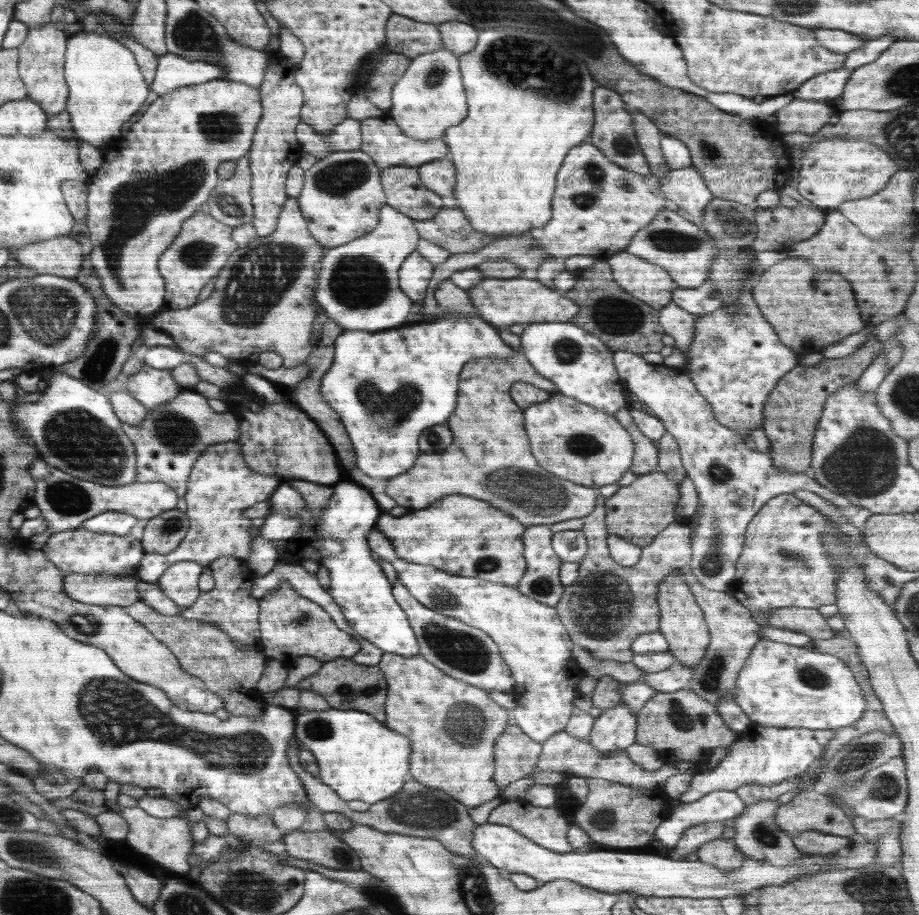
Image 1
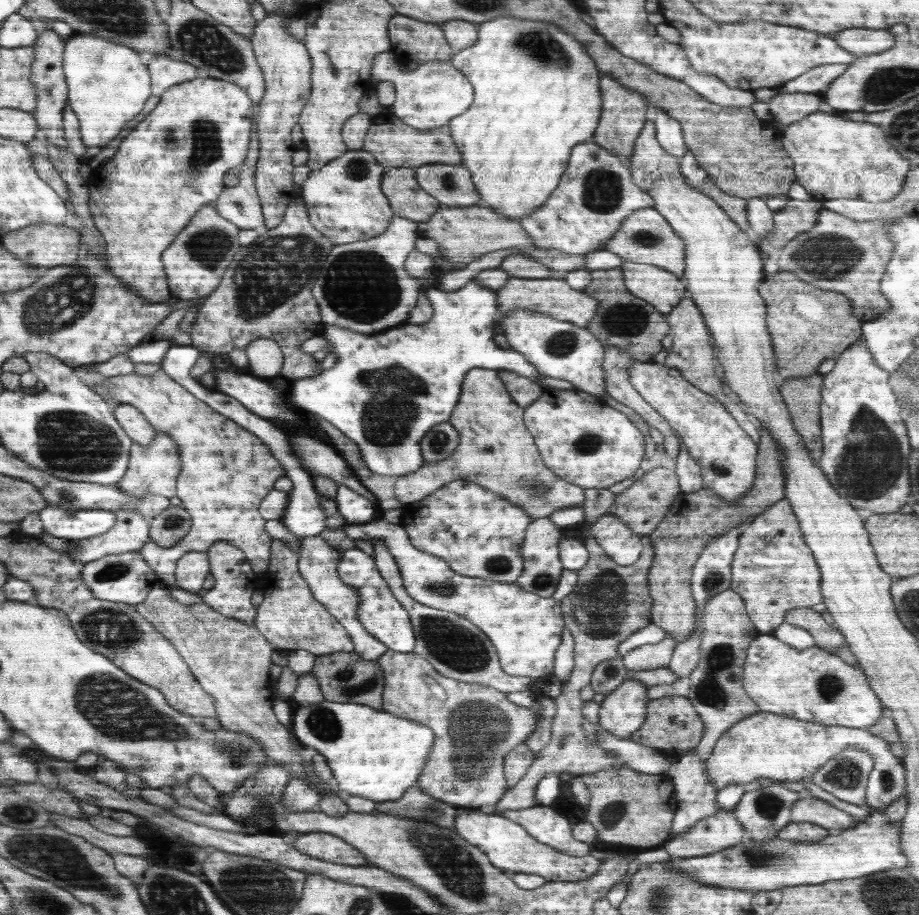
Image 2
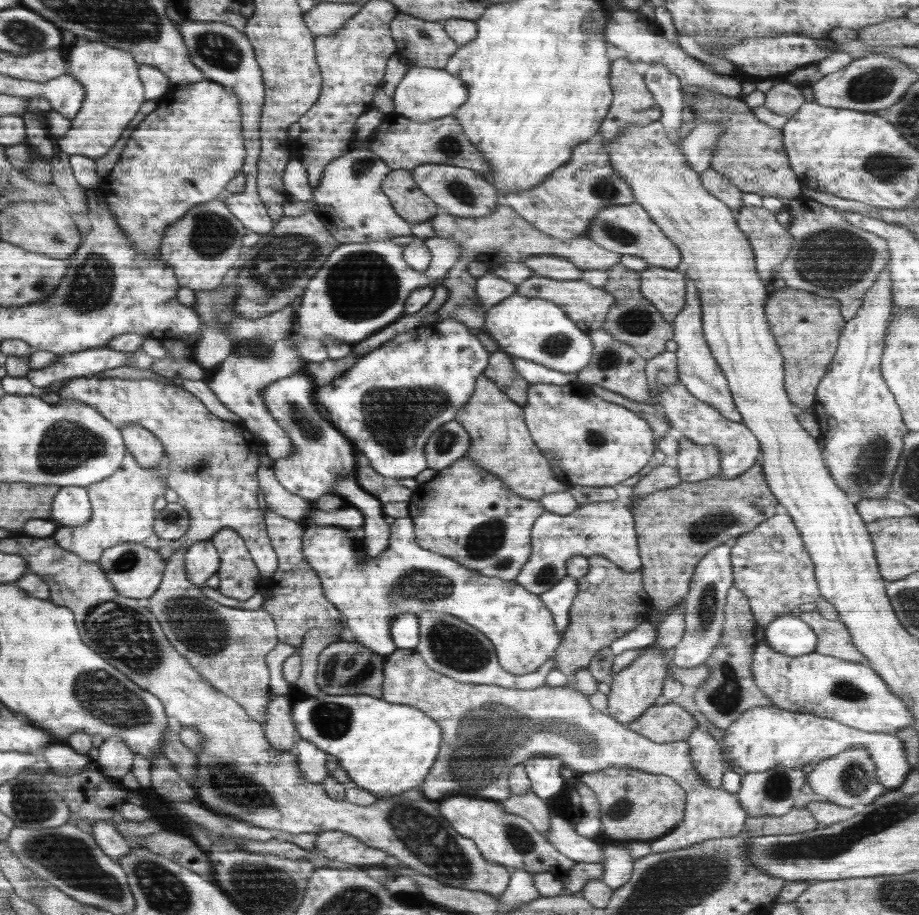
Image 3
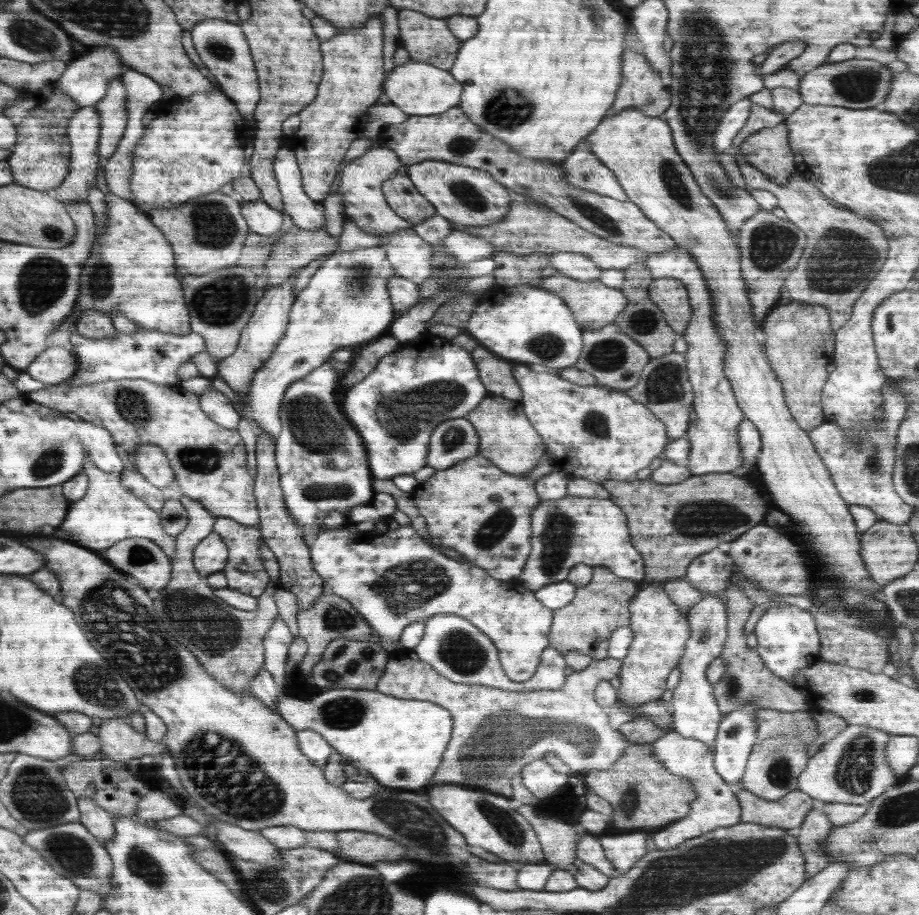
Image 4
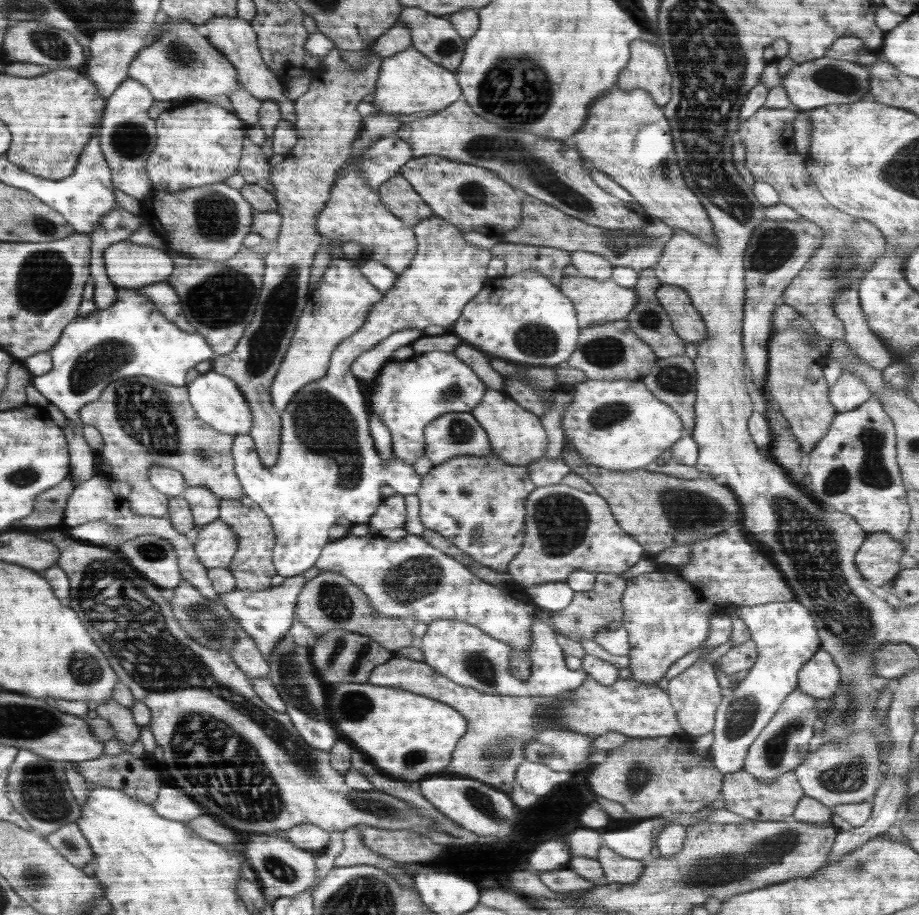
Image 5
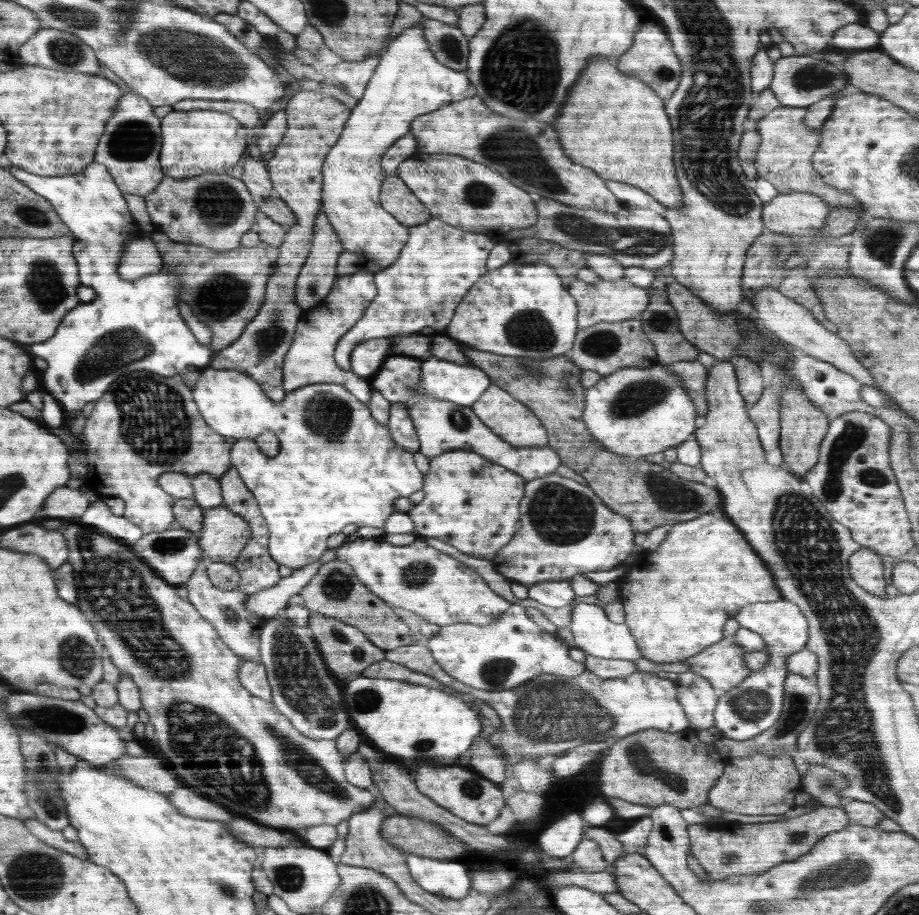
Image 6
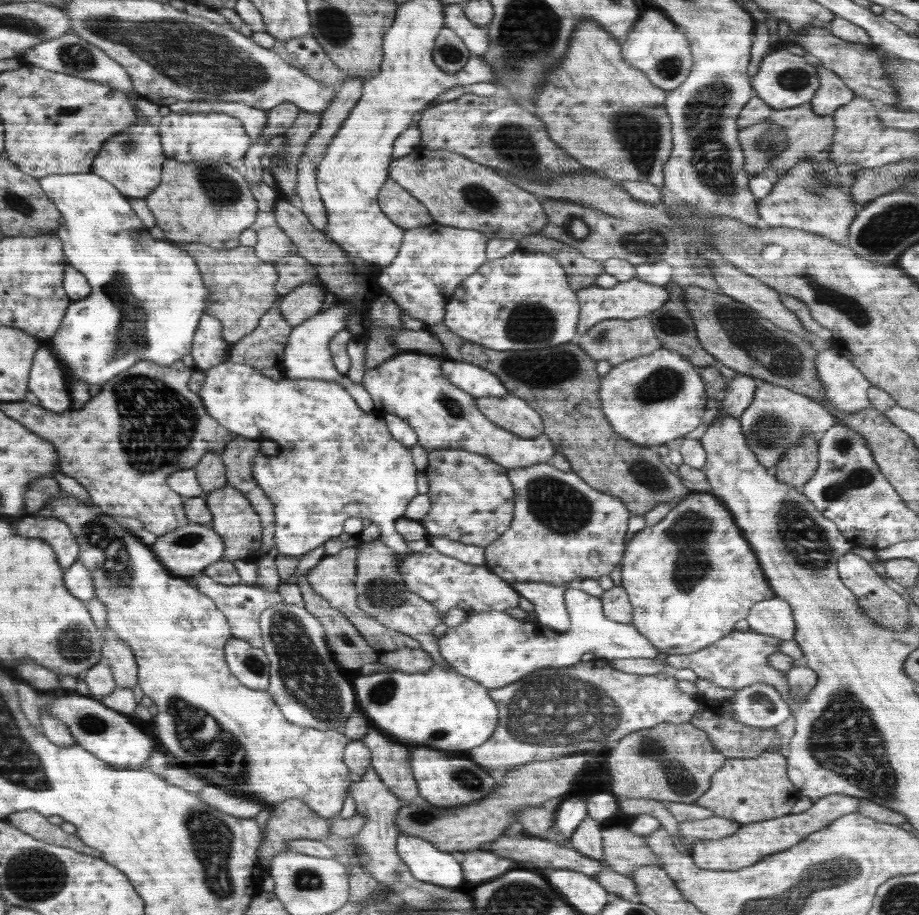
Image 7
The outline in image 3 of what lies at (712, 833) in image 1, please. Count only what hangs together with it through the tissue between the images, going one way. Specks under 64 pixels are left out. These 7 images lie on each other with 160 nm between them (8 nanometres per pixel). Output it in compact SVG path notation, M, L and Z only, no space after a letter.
M696 726L692 730L692 736L687 742L690 746L692 768L696 770L696 774L700 775L712 790L720 790L722 777L728 769L722 762L722 746L706 730L702 730L702 726Z

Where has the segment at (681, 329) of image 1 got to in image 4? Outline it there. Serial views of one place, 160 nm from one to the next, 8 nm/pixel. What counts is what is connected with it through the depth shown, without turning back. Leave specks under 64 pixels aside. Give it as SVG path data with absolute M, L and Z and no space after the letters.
M678 246L662 254L651 254L643 265L644 268L650 270L653 279L668 277L681 281L688 292L690 308L692 308L690 323L686 327L685 334L682 334L688 344L685 361L689 374L688 382L694 392L692 409L697 416L685 434L691 446L687 467L692 475L736 472L743 465L738 430L745 416L738 406L724 372L724 355L727 346L719 329L712 322L713 300L706 288L706 280L702 272L698 270L698 264L694 262L694 258L688 254L688 251Z

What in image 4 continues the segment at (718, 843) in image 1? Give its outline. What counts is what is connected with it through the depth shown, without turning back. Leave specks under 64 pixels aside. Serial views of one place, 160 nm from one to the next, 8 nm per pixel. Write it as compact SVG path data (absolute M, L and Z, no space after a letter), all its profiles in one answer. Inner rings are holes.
M413 649L390 653L384 672L376 689L382 694L394 695L396 698L425 700L443 706L452 715L452 733L442 762L436 769L428 786L434 784L464 784L476 786L482 790L490 790L498 795L508 798L512 795L511 778L519 774L527 765L536 760L543 759L546 754L553 753L570 767L574 772L588 772L594 770L608 770L612 764L628 750L632 743L628 743L622 734L610 730L608 718L604 710L595 701L595 690L598 683L619 676L620 660L609 656L605 659L594 659L582 671L574 671L566 677L564 686L558 690L530 690L528 692L512 692L492 686L465 685L452 682L438 674L427 662L414 656ZM670 732L656 740L652 744L652 756L674 775L680 775L687 778L692 783L692 788L696 792L696 801L690 805L690 811L681 819L668 826L656 830L650 836L649 842L656 849L671 849L680 846L689 838L696 838L720 827L732 826L741 822L740 803L736 799L736 794L742 790L741 784L736 783L730 786L722 780L722 777L716 773L713 764L713 748L708 744L684 738L680 734Z

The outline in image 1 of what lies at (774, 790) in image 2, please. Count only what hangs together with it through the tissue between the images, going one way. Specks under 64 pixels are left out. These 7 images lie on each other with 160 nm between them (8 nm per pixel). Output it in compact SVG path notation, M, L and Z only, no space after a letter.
M762 800L750 803L746 806L737 817L733 818L735 835L731 839L732 844L742 851L746 857L752 860L766 860L772 863L776 868L788 868L796 862L796 857L805 855L795 847L793 837L784 830L779 829L775 823L775 812L778 810L778 802L776 800Z

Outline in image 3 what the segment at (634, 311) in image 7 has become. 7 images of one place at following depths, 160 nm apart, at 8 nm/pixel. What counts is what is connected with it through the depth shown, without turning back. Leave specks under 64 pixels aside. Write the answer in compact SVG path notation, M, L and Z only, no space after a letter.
M536 276L524 280L516 286L516 293L530 298L541 298L550 302L555 302L572 322L578 326L578 329L586 333L593 330L602 329L606 315L610 311L610 306L614 304L615 298L608 294L602 287L590 286L588 282L582 280L554 280L554 278L544 278Z

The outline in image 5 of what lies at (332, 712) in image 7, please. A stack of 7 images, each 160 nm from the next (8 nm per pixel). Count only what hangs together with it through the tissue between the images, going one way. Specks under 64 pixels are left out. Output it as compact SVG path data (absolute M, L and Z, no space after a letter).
M289 632L282 636L274 648L267 658L269 677L286 705L287 716L291 718L298 735L308 746L312 746L314 750L329 752L340 738L332 726L328 697L324 694L322 682L310 661L310 648L296 644Z

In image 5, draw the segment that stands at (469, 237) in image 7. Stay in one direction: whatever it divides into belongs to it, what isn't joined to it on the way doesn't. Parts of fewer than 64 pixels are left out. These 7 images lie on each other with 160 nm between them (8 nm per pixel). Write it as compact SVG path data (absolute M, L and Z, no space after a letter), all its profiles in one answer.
M436 215L416 223L411 229L414 231L418 248L408 269L404 270L398 276L396 284L383 294L360 329L333 349L327 373L300 388L281 412L281 447L274 466L265 467L257 450L254 449L253 441L247 438L253 418L245 396L232 378L210 370L200 373L187 386L192 408L197 415L214 430L234 434L238 438L231 450L235 457L235 473L242 483L244 494L270 519L275 534L272 562L276 572L283 577L296 576L315 565L323 546L329 541L328 531L337 524L338 518L346 518L351 524L368 524L384 499L382 494L384 486L389 491L402 495L417 494L420 488L421 476L414 471L413 465L398 457L392 457L383 464L369 431L370 414L363 395L364 388L352 374L351 364L357 356L370 350L370 347L376 346L397 330L423 330L430 325L451 327L462 315L464 306L479 294L488 282L487 268L493 256L490 250L480 250L472 246L472 243L466 242L459 228Z

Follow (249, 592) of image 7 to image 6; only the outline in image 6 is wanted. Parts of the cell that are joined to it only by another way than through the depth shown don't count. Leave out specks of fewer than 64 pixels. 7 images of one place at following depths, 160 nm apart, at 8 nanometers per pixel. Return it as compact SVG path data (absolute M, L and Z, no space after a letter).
M206 557L201 558L199 566L195 569L193 576L186 581L185 587L189 589L190 602L196 602L197 610L208 619L218 630L221 638L240 658L261 663L259 651L259 636L263 626L263 618L250 612L245 605L248 595L236 588L224 590L217 587L208 578L206 571Z

